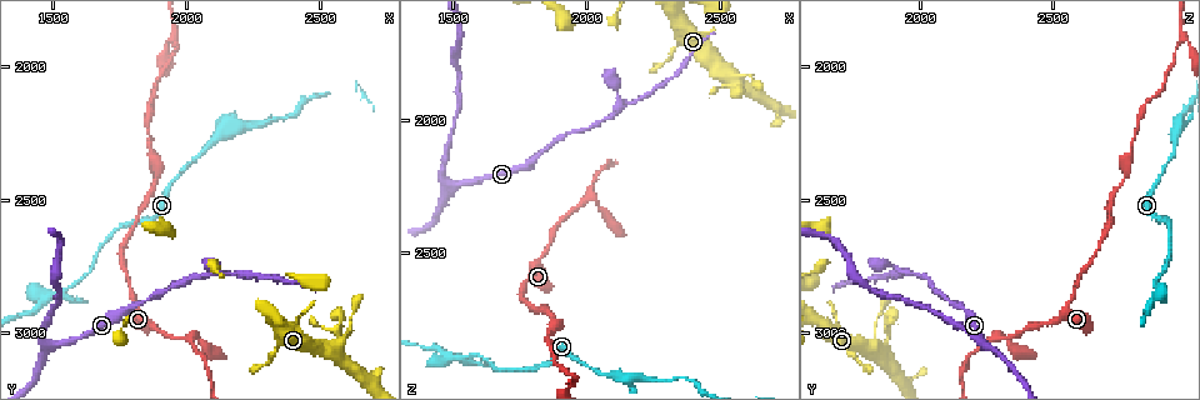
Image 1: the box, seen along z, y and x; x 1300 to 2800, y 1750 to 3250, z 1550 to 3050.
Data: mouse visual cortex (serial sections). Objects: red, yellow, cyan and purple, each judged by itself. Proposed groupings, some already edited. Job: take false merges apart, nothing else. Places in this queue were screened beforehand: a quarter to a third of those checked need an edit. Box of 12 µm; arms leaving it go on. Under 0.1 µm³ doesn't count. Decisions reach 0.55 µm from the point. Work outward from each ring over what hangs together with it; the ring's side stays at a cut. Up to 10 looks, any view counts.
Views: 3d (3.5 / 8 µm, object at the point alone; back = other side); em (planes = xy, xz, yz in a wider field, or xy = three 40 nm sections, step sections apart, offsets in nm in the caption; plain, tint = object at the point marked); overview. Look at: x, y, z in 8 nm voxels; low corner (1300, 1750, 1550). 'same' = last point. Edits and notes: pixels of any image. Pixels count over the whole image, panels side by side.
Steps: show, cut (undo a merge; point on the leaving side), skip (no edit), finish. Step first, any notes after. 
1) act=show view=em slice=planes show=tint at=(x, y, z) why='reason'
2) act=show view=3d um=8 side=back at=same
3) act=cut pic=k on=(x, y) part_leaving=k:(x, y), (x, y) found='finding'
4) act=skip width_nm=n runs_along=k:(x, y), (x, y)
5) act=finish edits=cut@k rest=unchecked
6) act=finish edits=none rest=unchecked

act=show view=3d um=3.5 side=back at=(2560, 3070, 1850) why='abrupt turn'

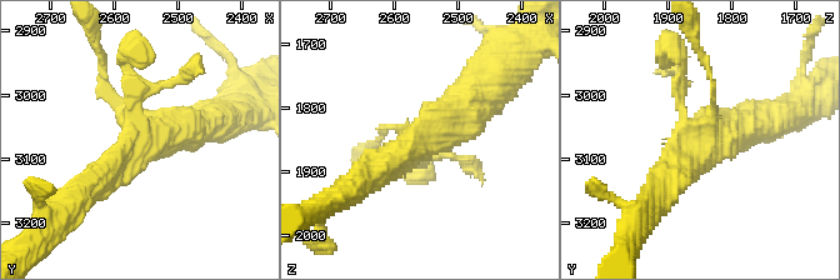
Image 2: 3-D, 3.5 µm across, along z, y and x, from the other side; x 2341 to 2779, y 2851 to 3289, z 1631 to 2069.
act=show view=em slice=xy step=2 show=tint at=(2550, 3075, 1850)

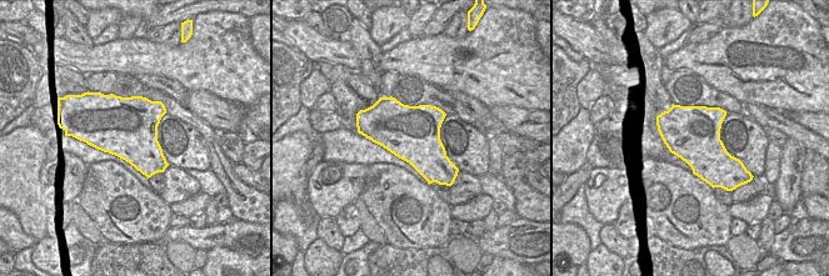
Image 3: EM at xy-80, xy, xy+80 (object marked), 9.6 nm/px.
act=skip runs_along=2:(486, 84), (440, 129), (368, 176) found='continuous, no second cell'

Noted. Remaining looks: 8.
act=show view=3d um=3.5 at=(2000, 3020, 2300) why='branch point'

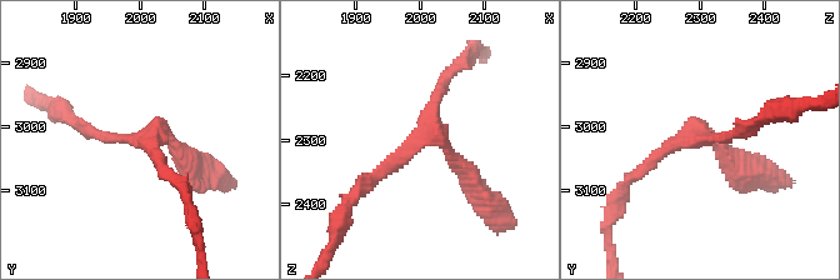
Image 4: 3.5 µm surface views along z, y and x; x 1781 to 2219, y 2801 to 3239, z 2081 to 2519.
act=show view=em slice=xy step=3 show=tint at=(2010, 3020, 2290)

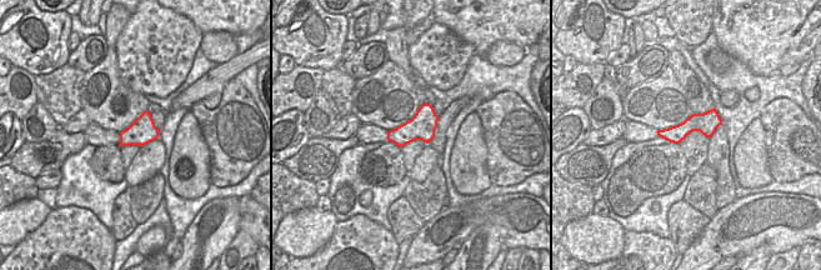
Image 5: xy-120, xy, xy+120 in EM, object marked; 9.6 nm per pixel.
act=show view=em slice=xy step=5 show=tint at=same why='another direction'

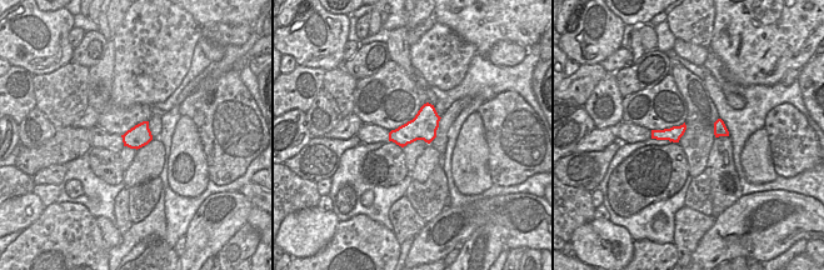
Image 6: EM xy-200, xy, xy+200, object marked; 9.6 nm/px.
act=skip runs_along=4:(78, 124), (111, 139), (165, 131), (189, 170) found='one cell here'

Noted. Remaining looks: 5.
act=show view=3d um=3.5 at=(1510, 2860, 2890) why='sudden change in width'

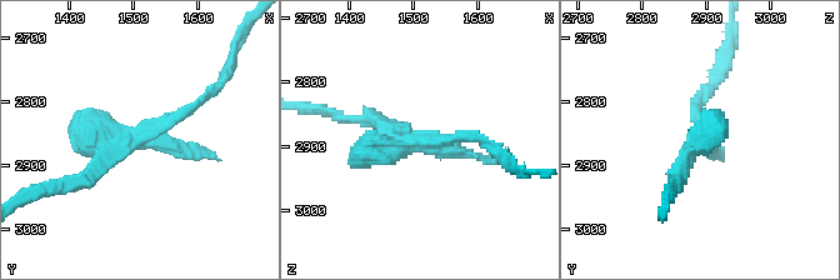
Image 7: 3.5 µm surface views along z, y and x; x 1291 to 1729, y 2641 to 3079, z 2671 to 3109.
act=show view=em slice=xy step=5 show=tint at=(1510, 2860, 2890) why='now the EM'

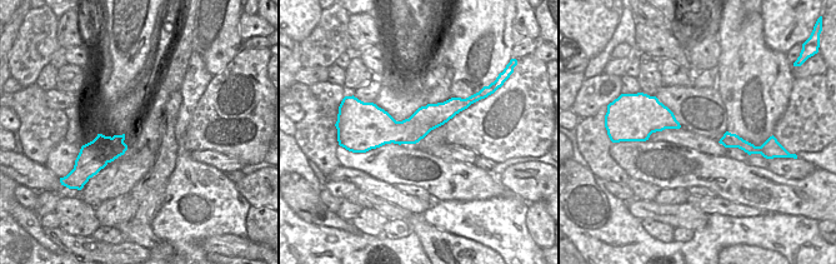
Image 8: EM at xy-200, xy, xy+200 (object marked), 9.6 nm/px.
act=cut pic=7 on=(368, 161) border=8:(408, 119), (414, 123), (414, 143) found='two cells meet here'

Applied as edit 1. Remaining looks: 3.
act=show view=overview why='see it whole again'

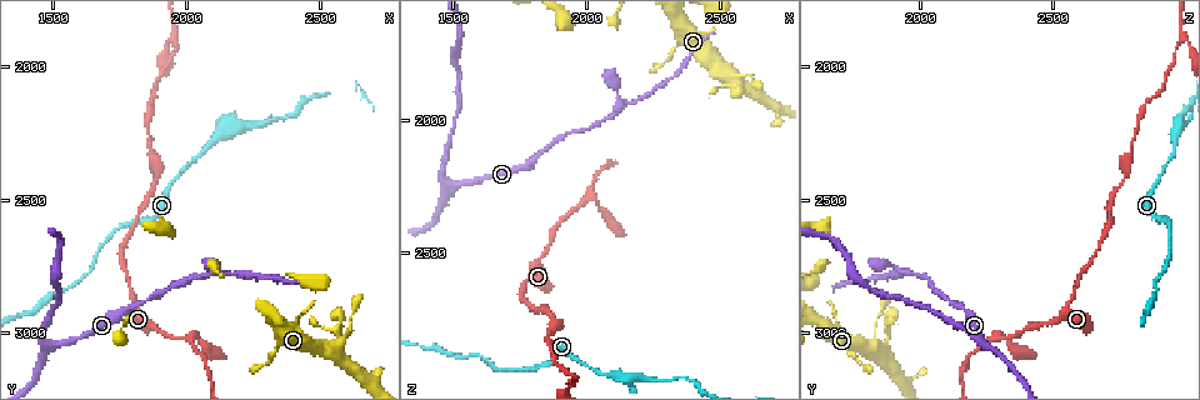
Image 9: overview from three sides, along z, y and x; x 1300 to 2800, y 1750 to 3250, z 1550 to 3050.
act=show view=3d um=8 at=(2260, 2230, 2980) why='calibre changes'

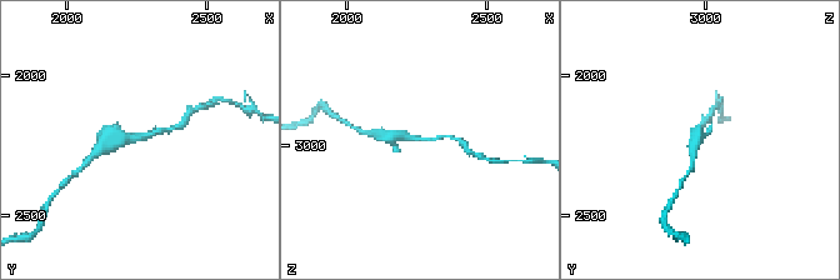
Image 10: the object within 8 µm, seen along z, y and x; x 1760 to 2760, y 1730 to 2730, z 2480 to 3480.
act=show view=em slice=planes show=tint at=(2250, 2220, 2970) why='need the tissue'

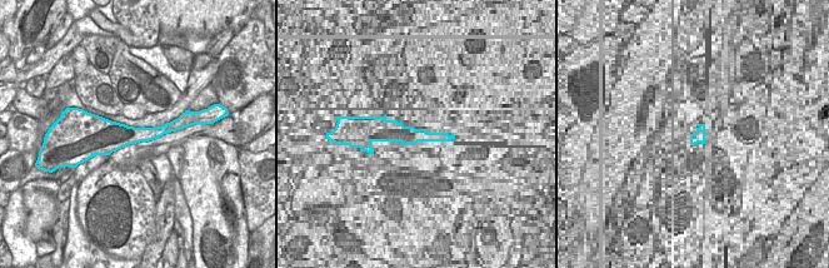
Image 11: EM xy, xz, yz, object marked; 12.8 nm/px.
act=skip width_nm=320 runs_along=10:(101, 144), (170, 130) found='all the same cell'

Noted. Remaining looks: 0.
act=finish edits=cut@7 rest=unchecked

